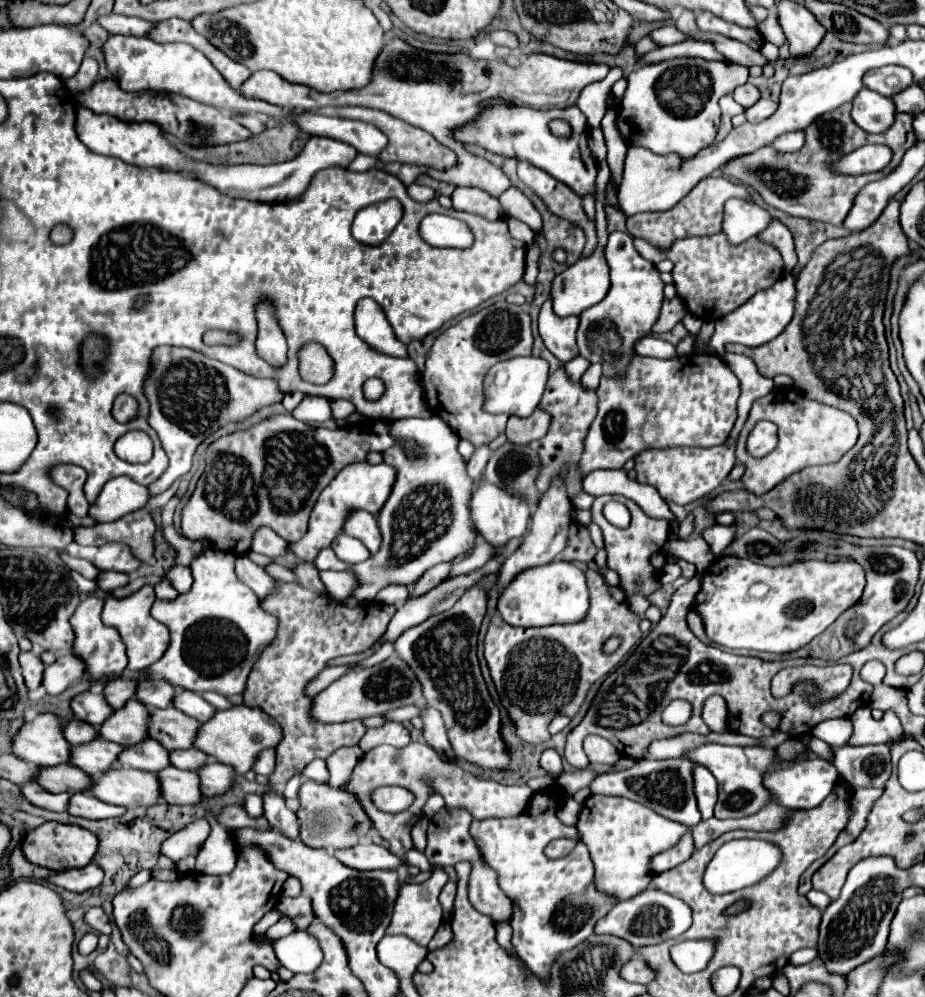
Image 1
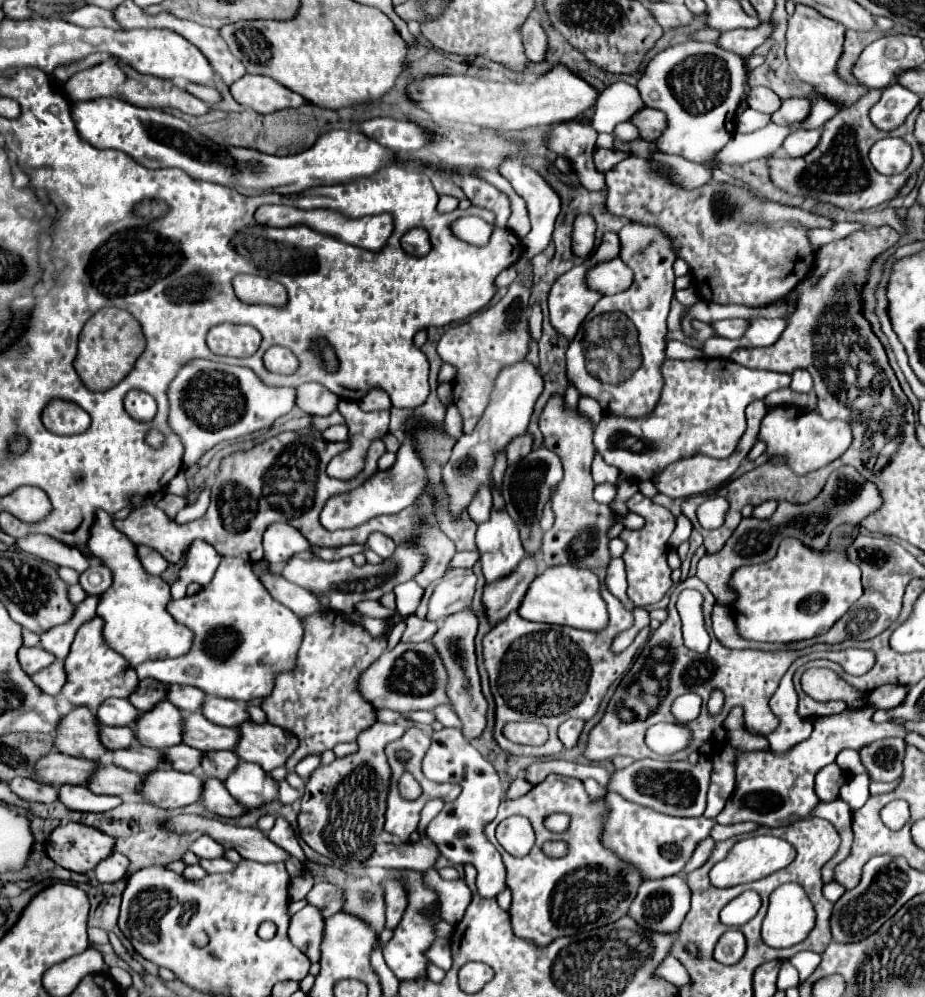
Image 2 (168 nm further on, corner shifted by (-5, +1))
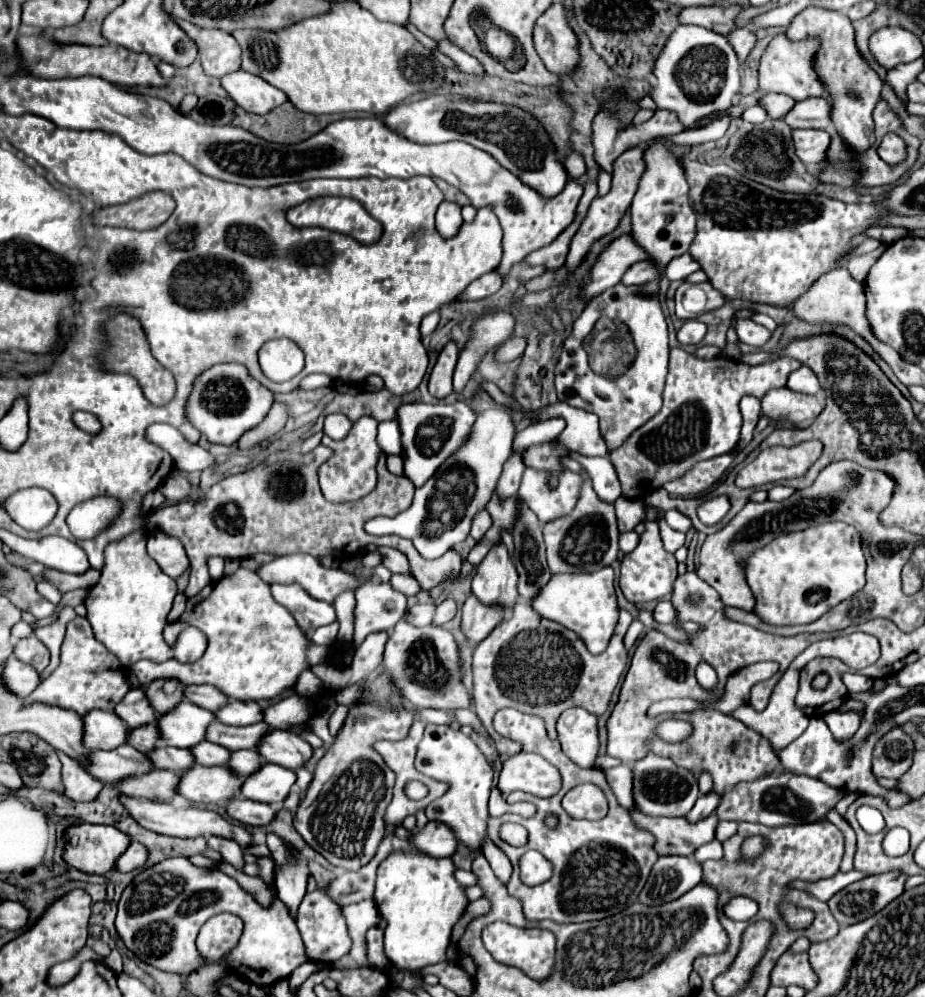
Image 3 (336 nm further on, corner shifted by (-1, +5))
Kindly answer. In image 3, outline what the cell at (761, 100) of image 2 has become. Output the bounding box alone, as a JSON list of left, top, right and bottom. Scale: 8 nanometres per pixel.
[759,93,795,119]

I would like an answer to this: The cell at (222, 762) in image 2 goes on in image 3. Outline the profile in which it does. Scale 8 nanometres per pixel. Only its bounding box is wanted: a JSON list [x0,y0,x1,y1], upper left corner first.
[227,749,261,780]

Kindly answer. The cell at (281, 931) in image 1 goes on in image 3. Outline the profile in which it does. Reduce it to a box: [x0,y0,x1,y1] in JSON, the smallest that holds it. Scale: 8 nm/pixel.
[295,889,351,965]

